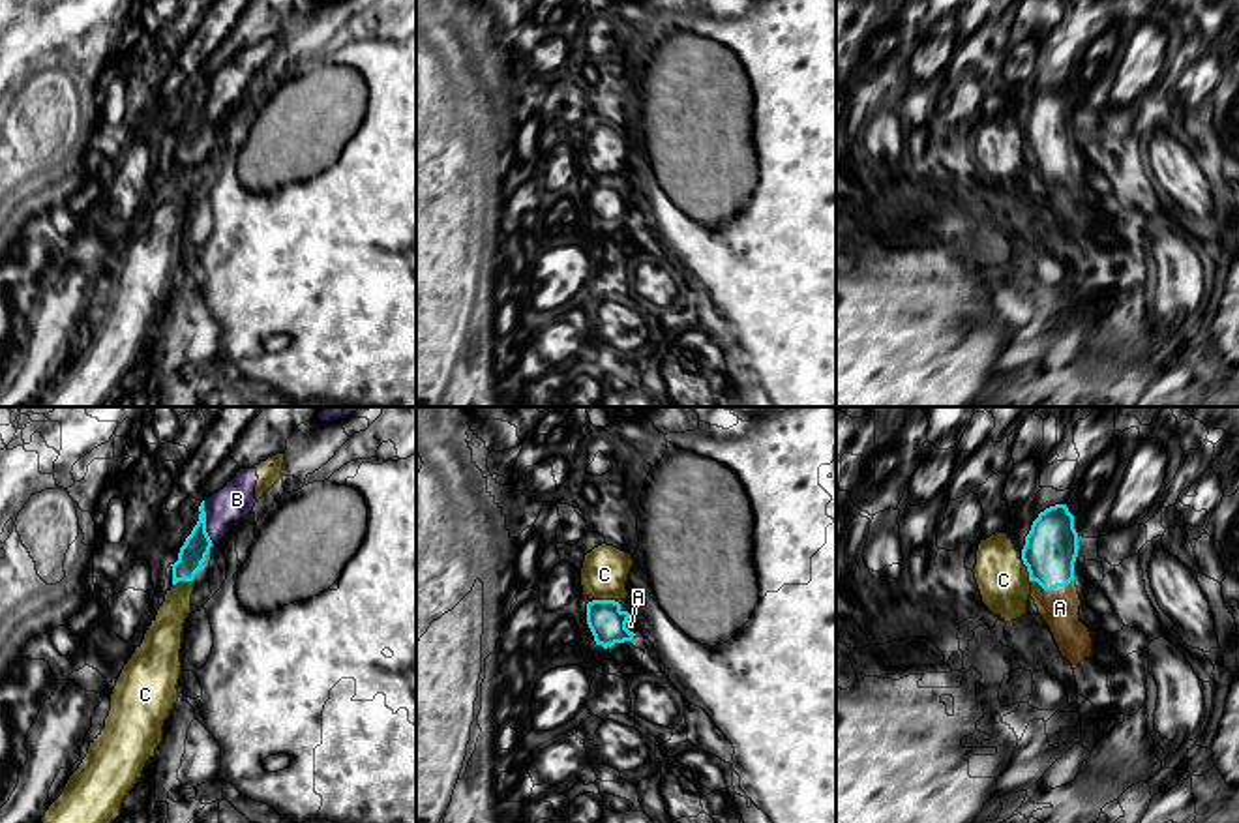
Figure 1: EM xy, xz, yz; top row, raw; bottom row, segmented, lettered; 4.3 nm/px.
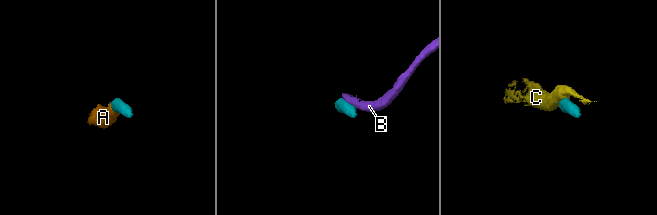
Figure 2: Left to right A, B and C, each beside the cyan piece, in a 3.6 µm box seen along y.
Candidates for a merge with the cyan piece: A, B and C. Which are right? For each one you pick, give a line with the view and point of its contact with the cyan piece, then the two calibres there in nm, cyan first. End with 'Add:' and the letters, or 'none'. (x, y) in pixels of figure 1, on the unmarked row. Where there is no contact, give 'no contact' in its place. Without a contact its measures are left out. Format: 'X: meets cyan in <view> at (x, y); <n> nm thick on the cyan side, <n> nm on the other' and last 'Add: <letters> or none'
A: meets cyan in yz at (1052, 169); 220 nm thick on the cyan side, 170 nm on the other
Add: A

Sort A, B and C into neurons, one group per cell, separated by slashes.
A / B C

